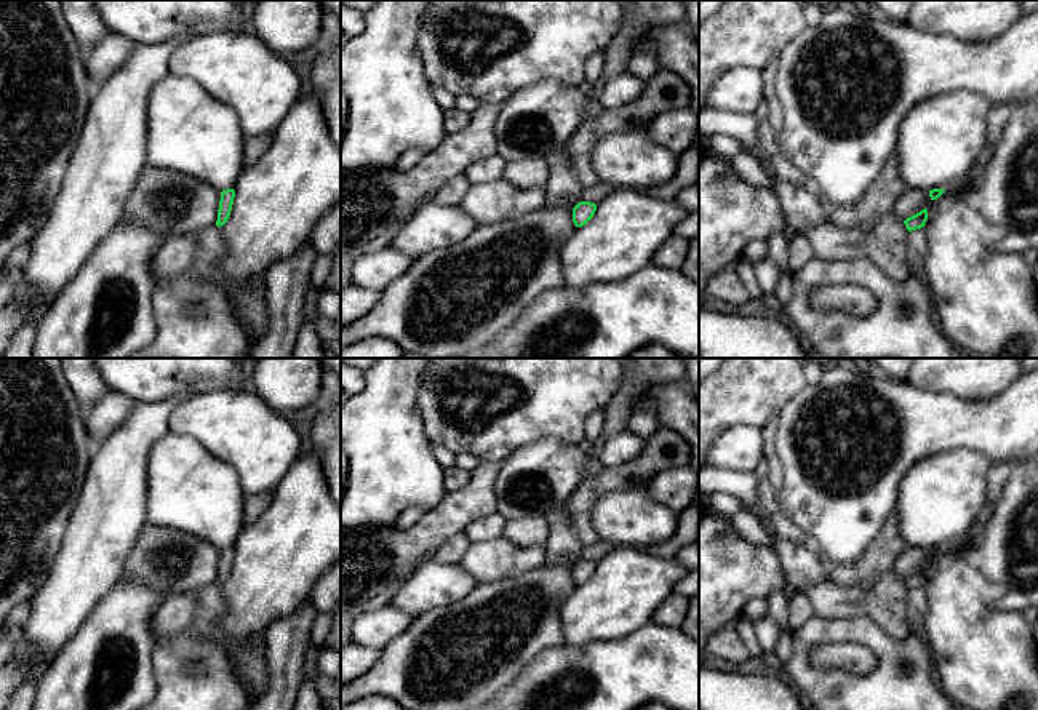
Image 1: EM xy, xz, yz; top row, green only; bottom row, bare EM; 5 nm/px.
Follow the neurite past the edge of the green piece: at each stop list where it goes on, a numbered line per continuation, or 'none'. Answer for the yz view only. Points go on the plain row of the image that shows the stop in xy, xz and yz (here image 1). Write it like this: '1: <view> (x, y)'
1: yz (954, 550)

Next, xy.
none

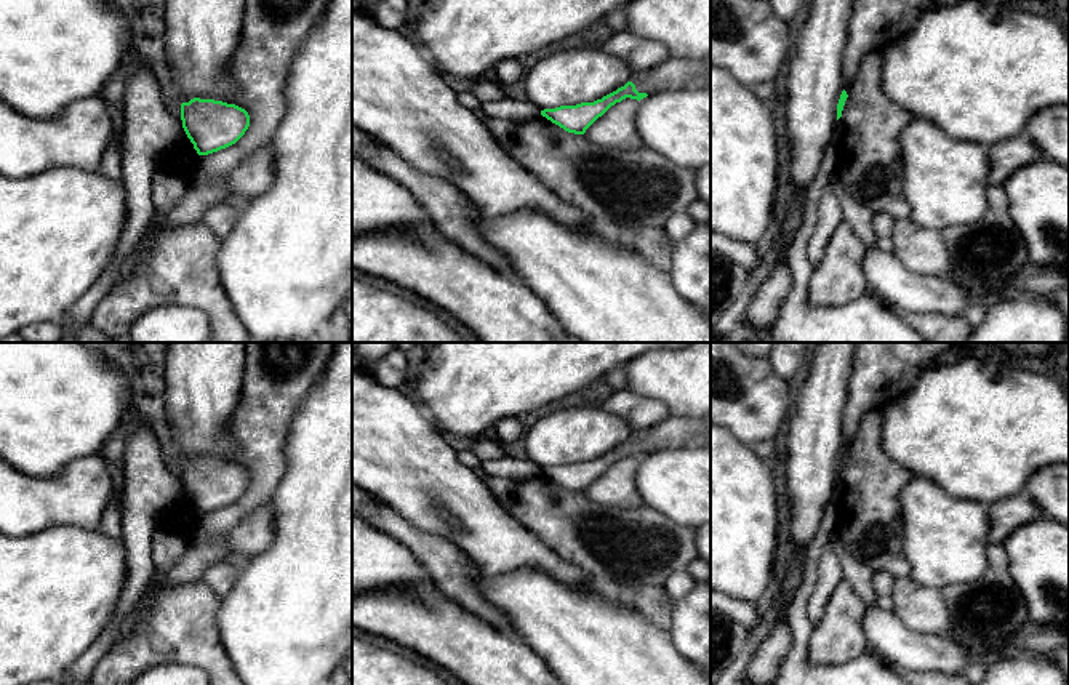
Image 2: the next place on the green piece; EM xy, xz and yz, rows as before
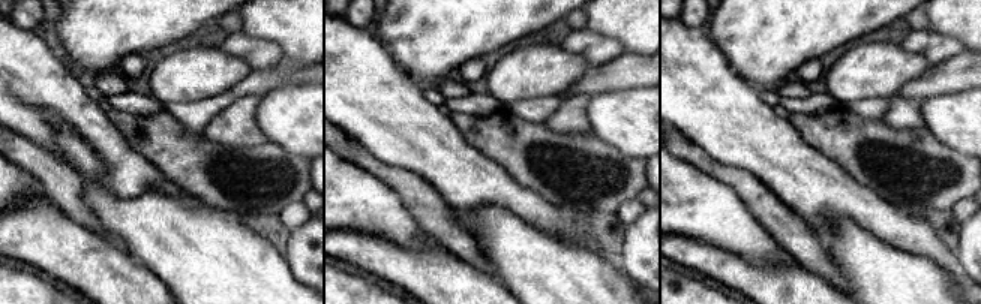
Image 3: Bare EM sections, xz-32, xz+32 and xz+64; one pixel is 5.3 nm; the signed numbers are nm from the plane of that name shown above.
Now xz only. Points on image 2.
none

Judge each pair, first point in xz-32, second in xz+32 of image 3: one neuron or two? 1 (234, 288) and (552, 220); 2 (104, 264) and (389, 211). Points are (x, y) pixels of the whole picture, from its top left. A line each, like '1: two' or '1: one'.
1: two
2: two

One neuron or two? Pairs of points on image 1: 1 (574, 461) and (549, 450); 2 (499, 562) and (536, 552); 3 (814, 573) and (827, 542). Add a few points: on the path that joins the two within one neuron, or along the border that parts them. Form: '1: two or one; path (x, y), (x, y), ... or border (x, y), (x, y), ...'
1: one; path (568, 461), (560, 461), (555, 456)
2: one; path (509, 558), (526, 557)
3: two; border (813, 547), (821, 554)

